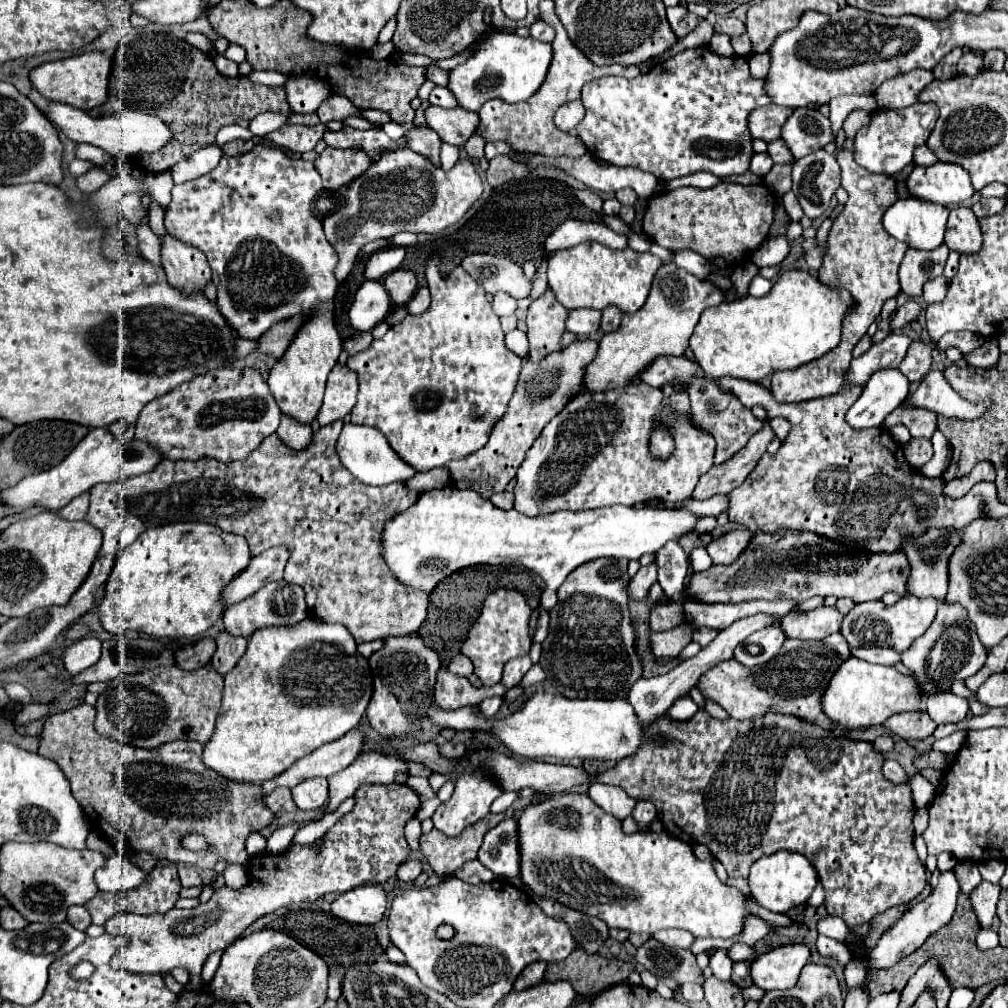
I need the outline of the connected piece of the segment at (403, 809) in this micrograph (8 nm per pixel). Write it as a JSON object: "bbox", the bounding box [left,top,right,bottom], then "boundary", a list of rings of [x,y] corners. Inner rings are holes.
{"bbox":[104,783,420,989],"boundary":[[[392,783],[362,785],[354,793],[354,799],[354,809],[324,833],[318,851],[314,851],[314,845],[292,845],[282,855],[252,855],[248,863],[250,881],[242,889],[216,889],[210,901],[194,909],[170,909],[154,915],[118,913],[108,919],[104,925],[106,933],[130,937],[130,943],[116,953],[112,965],[132,973],[168,973],[174,967],[186,967],[190,971],[188,989],[200,989],[200,971],[206,957],[212,951],[224,951],[256,919],[292,903],[310,903],[328,893],[342,895],[366,883],[388,881],[410,855],[404,825],[420,809],[420,797],[406,785]]]}

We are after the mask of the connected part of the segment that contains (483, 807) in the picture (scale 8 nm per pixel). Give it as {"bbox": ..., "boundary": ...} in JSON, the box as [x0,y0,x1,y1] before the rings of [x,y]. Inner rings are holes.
{"bbox":[432,773,502,837],"boundary":[[[464,773],[456,781],[452,797],[432,815],[434,829],[450,837],[462,833],[470,823],[488,815],[490,805],[498,795],[502,795],[502,789],[488,777],[480,773]]]}

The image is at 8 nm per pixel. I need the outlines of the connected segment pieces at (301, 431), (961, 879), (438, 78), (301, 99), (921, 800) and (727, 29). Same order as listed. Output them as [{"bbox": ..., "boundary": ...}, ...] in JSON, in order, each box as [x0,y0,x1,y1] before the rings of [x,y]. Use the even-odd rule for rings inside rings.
[{"bbox":[276,415,312,449],"boundary":[[[282,415],[280,419],[280,427],[276,431],[280,435],[280,439],[284,439],[286,443],[290,443],[292,449],[296,447],[306,447],[308,441],[312,439],[312,427],[298,423],[294,419],[290,419],[288,415]]]},{"bbox":[954,863,982,893],"boundary":[[[958,863],[954,869],[958,871],[958,883],[964,893],[974,891],[974,887],[978,887],[978,883],[982,881],[976,863]]]},{"bbox":[426,65,448,85],"boundary":[[[430,65],[430,67],[426,67],[426,79],[436,83],[436,85],[446,85],[448,83],[448,71],[444,71],[436,65]]]},{"bbox":[284,77,330,113],"boundary":[[[288,77],[284,91],[294,113],[314,113],[324,97],[330,95],[326,81],[314,77]]]},{"bbox":[908,772,936,809],"boundary":[[[920,772],[909,777],[908,787],[912,789],[912,799],[918,809],[928,807],[934,801],[936,787],[932,785]]]},{"bbox":[714,17,746,37],"boundary":[[[720,17],[720,19],[714,23],[714,31],[734,37],[734,35],[742,35],[742,33],[746,31],[746,27],[744,27],[742,21],[738,21],[738,19],[734,19],[734,17]]]}]

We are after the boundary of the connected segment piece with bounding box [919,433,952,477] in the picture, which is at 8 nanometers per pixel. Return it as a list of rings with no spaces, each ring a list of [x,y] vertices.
[[[942,433],[932,435],[932,444],[934,455],[928,463],[920,467],[919,471],[928,477],[939,477],[950,465],[952,451],[950,444]]]

